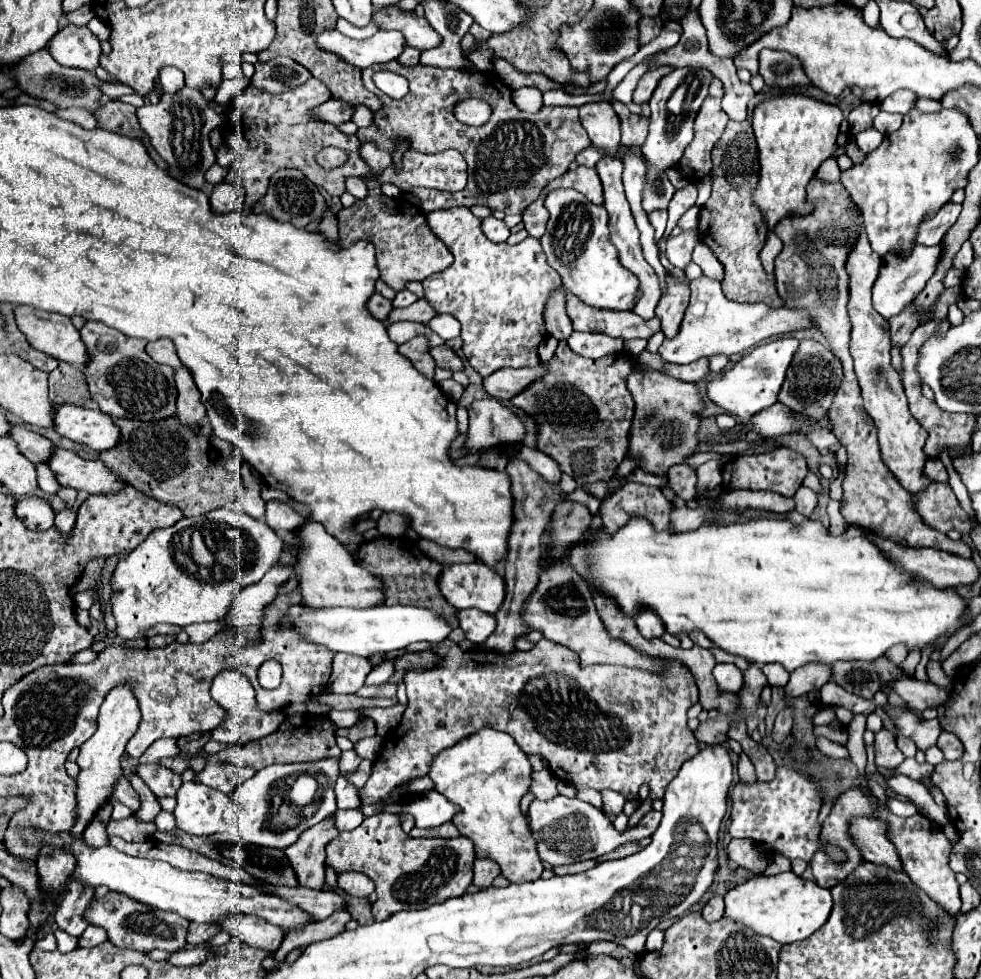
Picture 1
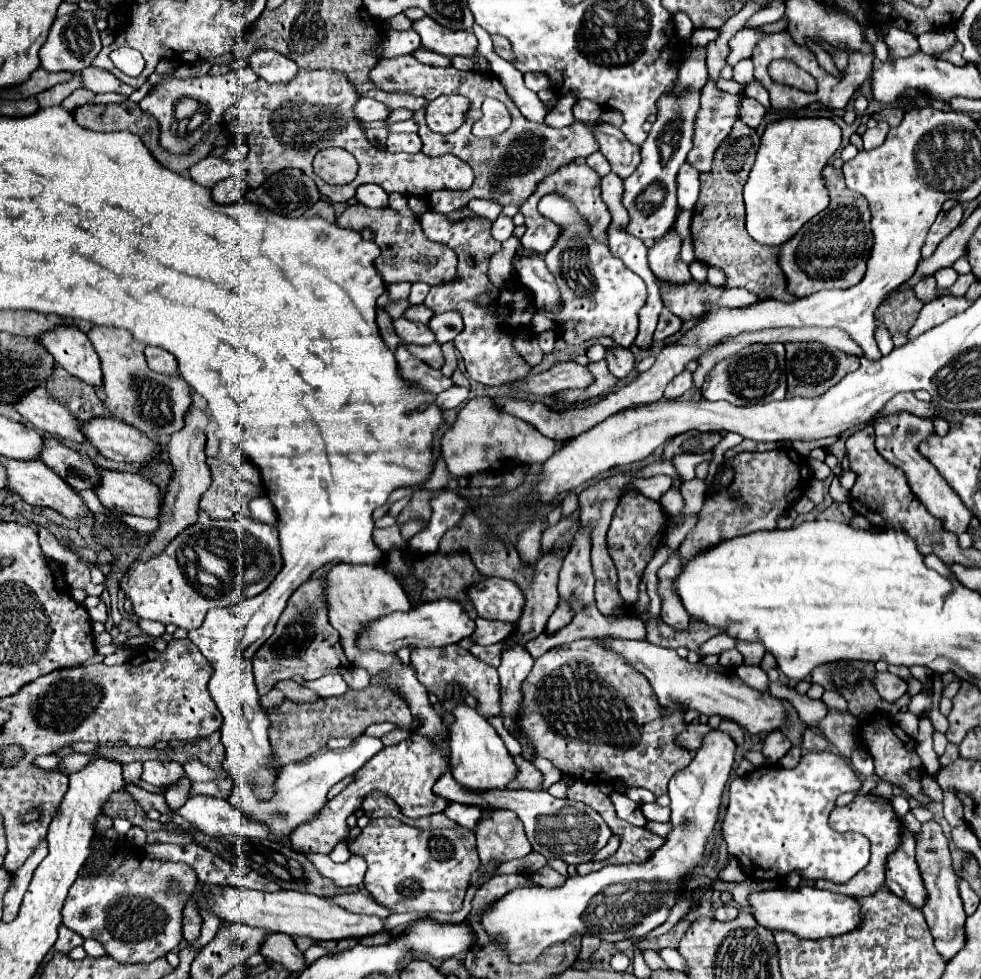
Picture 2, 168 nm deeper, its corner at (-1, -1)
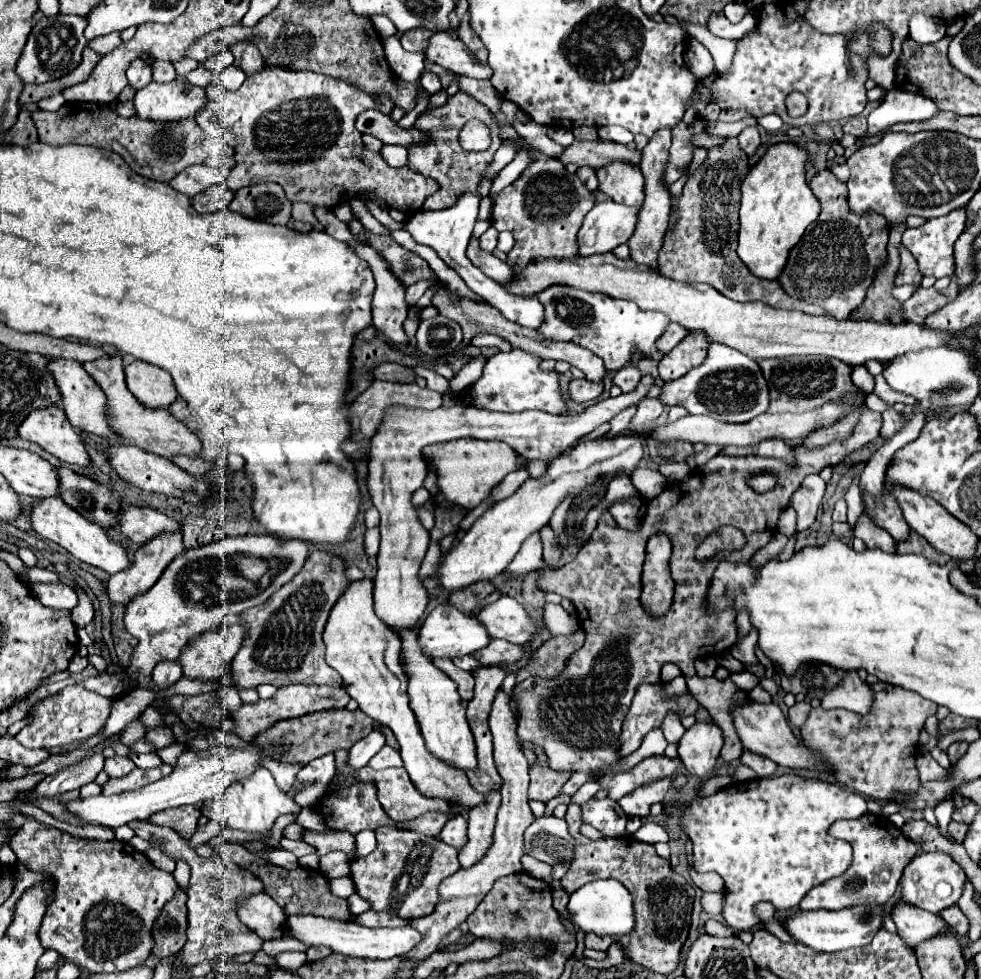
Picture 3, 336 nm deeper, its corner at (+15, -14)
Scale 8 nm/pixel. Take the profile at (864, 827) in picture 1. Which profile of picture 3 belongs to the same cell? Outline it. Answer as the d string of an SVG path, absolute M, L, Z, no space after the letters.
M896 901L894 905L896 907L892 909L892 919L896 923L898 935L904 937L910 947L916 947L920 941L946 931L946 923L942 917L928 913L920 907L912 907L904 901Z

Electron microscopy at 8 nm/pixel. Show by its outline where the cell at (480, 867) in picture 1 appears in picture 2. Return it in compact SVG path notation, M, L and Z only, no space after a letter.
M494 810L486 814L476 828L476 840L484 864L490 860L522 858L532 852L524 826L512 810Z

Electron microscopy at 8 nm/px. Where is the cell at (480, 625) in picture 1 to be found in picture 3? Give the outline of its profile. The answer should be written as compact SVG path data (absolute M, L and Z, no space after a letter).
M492 639L486 647L472 653L472 657L484 665L508 665L524 655L520 645L512 645L504 639Z

